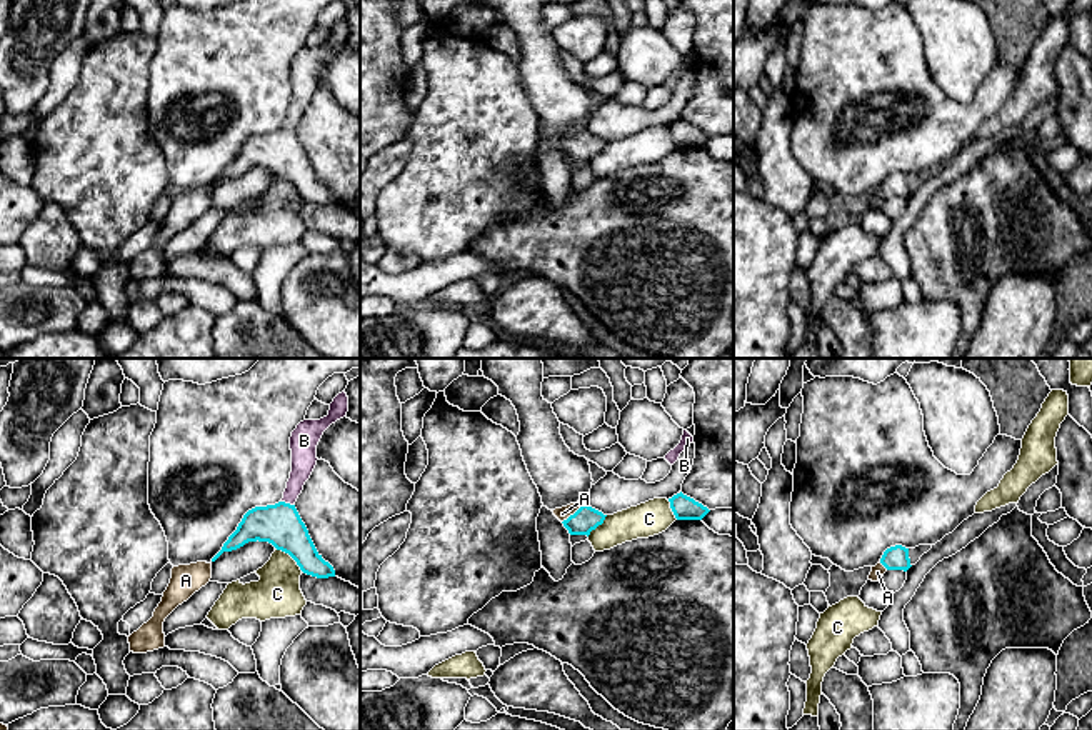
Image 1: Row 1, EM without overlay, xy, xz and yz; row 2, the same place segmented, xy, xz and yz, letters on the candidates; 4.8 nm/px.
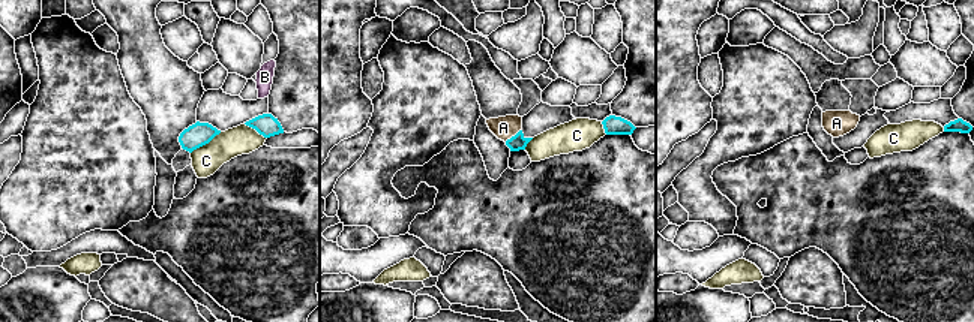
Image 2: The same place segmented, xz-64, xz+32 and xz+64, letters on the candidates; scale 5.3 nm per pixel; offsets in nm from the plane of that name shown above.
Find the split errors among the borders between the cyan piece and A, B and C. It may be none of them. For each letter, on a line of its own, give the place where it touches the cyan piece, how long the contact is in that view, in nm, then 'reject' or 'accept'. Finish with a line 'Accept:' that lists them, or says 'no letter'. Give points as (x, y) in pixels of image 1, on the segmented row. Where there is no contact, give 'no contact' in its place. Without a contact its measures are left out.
A: meets cyan in xz at (574, 514); contact 130 nm long; accept
B: meets cyan in xy at (289, 504); contact 70 nm long; reject
C: meets cyan in xy at (290, 555); contact 180 nm long; reject
Accept: A

